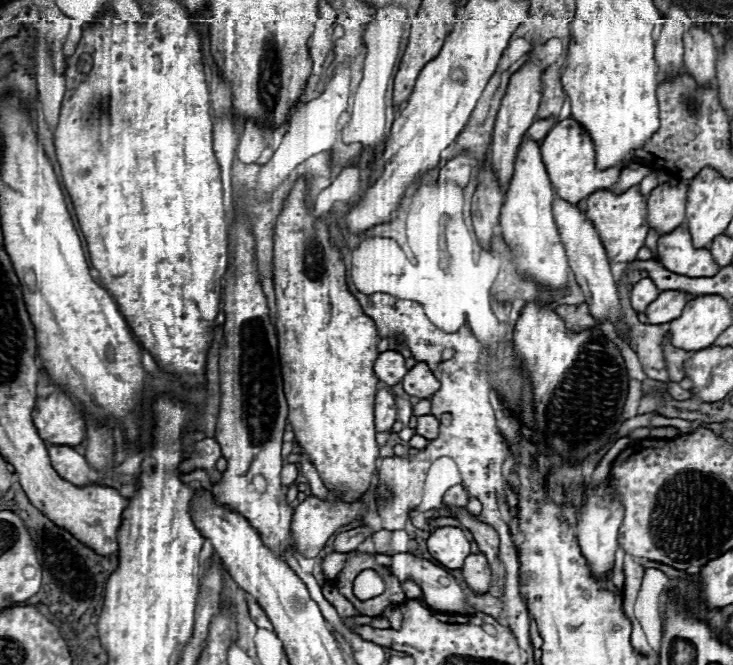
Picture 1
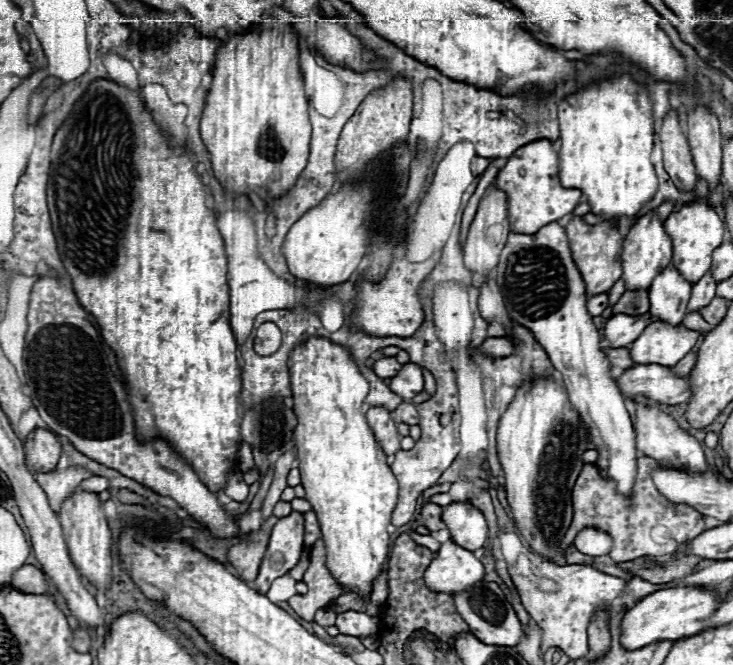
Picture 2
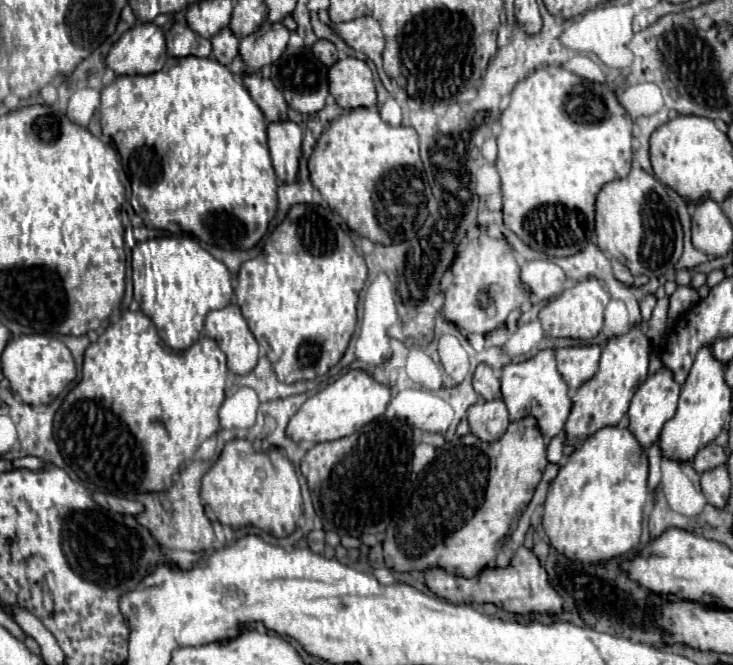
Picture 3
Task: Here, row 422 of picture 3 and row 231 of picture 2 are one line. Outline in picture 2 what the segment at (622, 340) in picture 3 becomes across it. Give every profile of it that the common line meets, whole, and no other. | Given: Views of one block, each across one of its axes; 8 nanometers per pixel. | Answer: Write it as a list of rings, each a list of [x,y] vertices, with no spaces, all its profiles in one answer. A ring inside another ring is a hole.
[[[580,216],[572,218],[566,226],[566,236],[570,242],[572,260],[576,262],[582,280],[586,282],[586,294],[596,296],[608,292],[616,280],[622,276],[622,264],[620,264],[620,252],[622,252],[622,236],[618,234],[618,228],[614,222],[602,222],[596,226],[586,224]]]

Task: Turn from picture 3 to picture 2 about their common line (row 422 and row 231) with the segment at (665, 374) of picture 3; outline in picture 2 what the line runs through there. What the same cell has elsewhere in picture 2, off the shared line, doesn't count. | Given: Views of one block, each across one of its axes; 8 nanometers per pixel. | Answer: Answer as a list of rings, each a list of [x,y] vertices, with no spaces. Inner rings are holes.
[[[656,210],[638,218],[636,224],[630,228],[628,236],[624,238],[620,260],[624,268],[622,280],[626,284],[626,290],[648,290],[652,280],[672,262],[672,240],[664,232],[664,224],[658,220]]]

